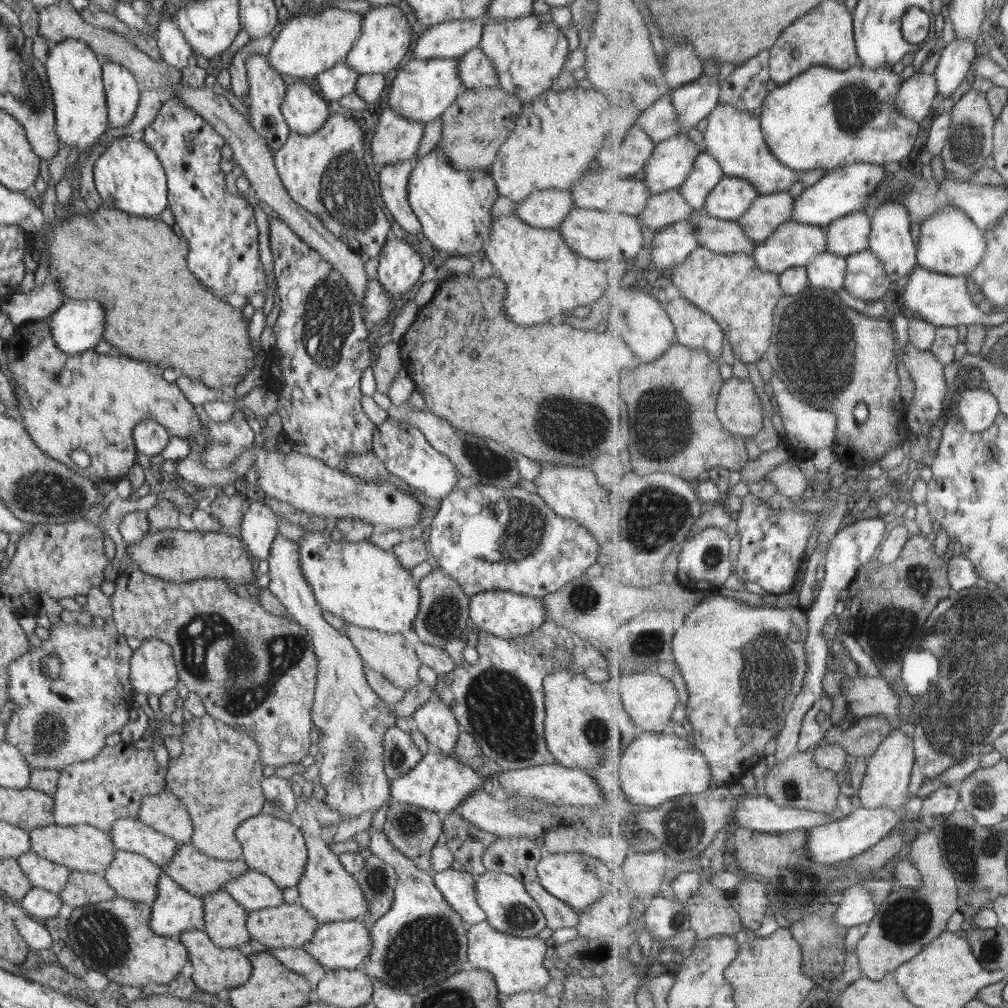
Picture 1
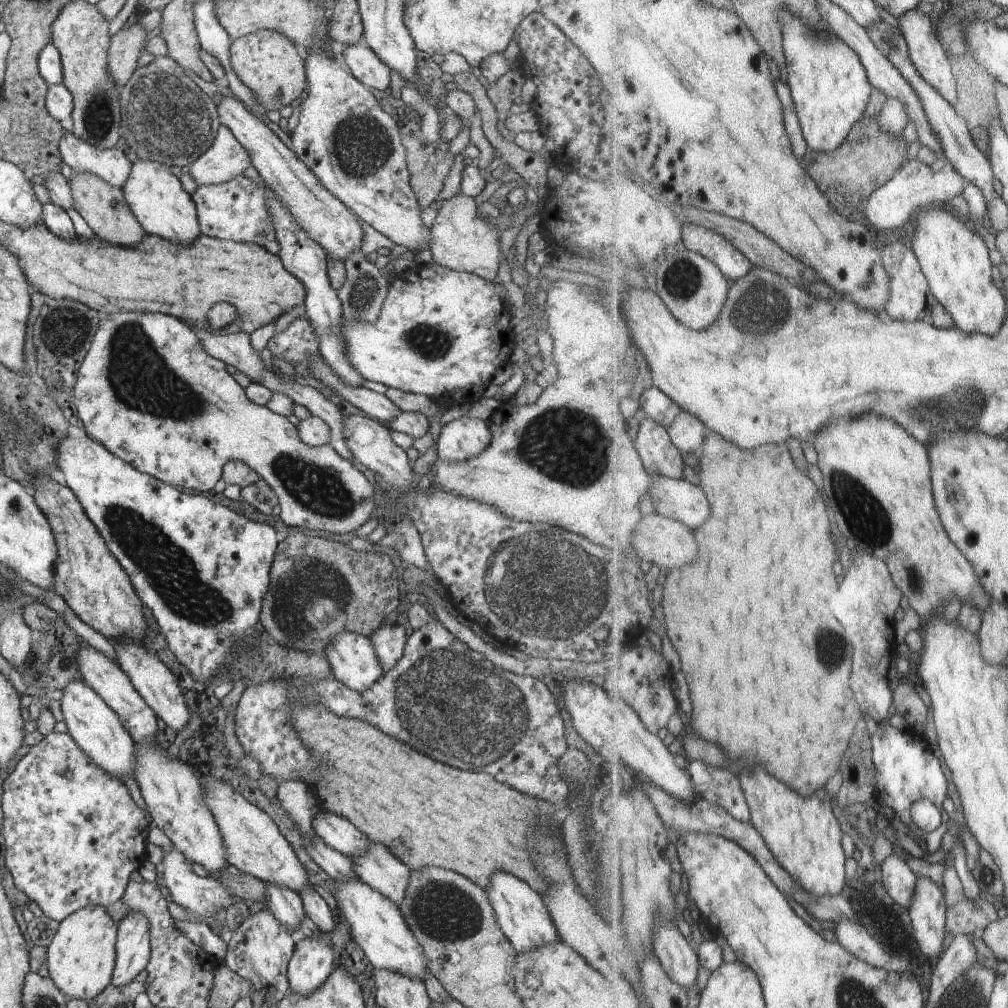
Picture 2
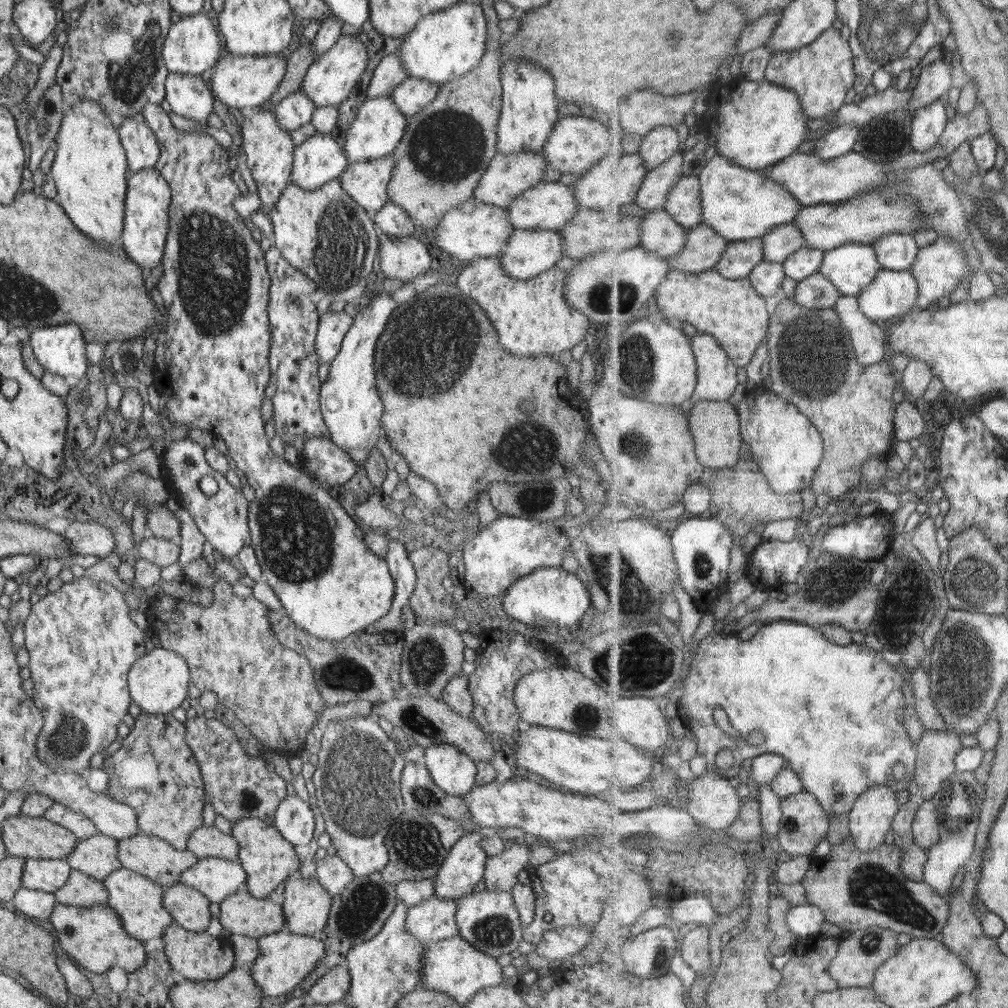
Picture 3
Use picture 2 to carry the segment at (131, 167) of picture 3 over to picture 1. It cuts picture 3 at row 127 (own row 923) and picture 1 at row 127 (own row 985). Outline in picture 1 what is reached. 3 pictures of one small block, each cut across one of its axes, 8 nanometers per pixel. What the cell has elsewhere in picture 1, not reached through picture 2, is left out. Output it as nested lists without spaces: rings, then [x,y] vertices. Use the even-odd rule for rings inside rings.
[[[103,62],[102,74],[109,124],[114,129],[124,129],[135,118],[141,90],[132,73],[120,62]]]

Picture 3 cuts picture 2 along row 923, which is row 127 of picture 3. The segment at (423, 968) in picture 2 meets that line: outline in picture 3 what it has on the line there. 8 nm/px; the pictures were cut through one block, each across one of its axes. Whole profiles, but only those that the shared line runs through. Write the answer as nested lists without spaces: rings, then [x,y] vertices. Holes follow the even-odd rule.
[[[391,96],[372,100],[367,98],[346,130],[346,140],[342,149],[345,158],[350,162],[360,163],[392,155],[404,136],[408,120],[410,118],[406,118],[397,110]]]

